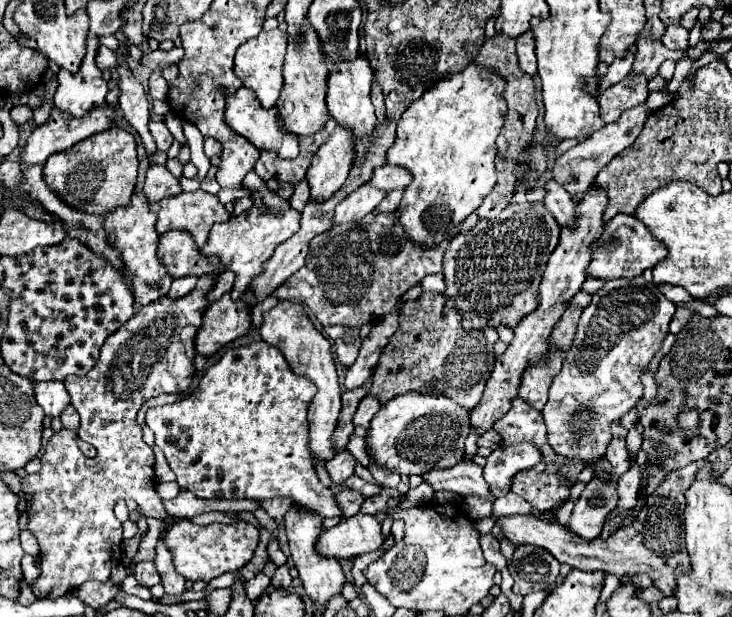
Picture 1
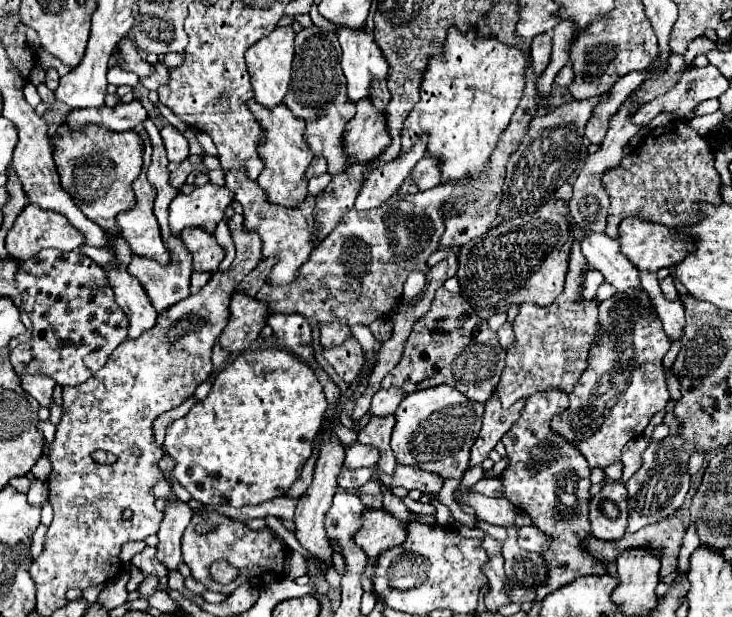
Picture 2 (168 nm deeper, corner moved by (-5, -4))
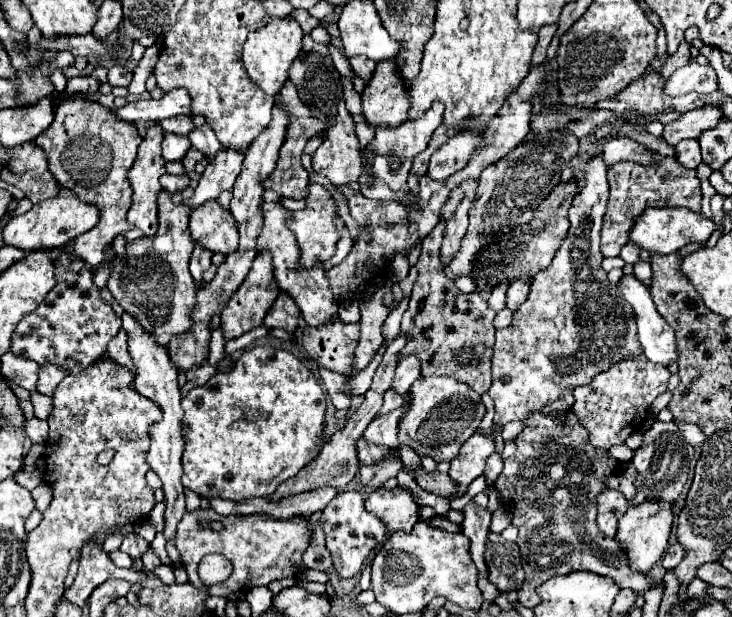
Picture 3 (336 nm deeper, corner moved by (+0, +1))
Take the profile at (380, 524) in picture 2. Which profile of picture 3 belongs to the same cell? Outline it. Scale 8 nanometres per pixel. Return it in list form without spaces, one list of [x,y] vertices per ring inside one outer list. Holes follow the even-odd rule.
[[[402,486],[394,490],[374,490],[366,500],[366,508],[376,516],[382,516],[384,524],[388,526],[388,532],[408,532],[420,520],[420,502],[408,488]]]

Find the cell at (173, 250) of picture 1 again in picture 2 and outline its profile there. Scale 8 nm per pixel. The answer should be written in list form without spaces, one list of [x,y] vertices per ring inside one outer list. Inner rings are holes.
[[[185,229],[179,237],[193,255],[193,271],[203,271],[203,273],[217,271],[219,263],[225,257],[225,251],[215,241],[213,235],[205,233],[203,229]]]

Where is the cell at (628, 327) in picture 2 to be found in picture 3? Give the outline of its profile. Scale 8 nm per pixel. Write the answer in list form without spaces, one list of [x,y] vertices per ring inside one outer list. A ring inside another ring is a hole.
[[[646,356],[640,360],[628,360],[624,364],[612,366],[608,372],[596,376],[596,380],[588,386],[580,386],[574,392],[574,408],[572,412],[590,432],[590,444],[594,448],[608,450],[614,444],[622,444],[630,434],[640,430],[640,422],[646,420],[648,410],[656,396],[660,396],[668,388],[670,372],[668,368],[660,368],[652,364]]]

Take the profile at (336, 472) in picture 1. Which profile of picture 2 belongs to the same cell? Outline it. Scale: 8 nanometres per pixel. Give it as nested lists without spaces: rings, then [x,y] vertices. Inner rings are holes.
[[[355,443],[353,447],[347,449],[345,469],[357,471],[357,469],[363,469],[363,467],[373,467],[377,463],[377,459],[379,459],[379,451],[375,447]]]

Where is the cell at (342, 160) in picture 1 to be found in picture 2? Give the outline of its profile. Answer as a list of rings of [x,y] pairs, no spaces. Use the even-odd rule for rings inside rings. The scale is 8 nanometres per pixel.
[[[359,101],[355,117],[345,125],[343,151],[351,163],[363,163],[379,157],[391,143],[385,129],[385,111],[377,113],[371,101]]]

